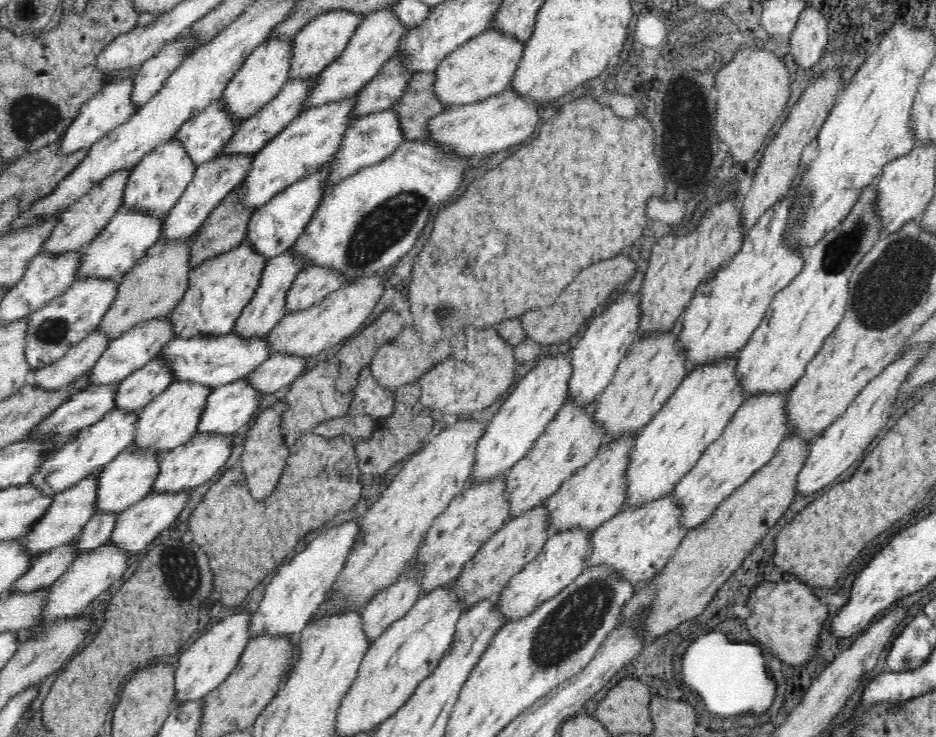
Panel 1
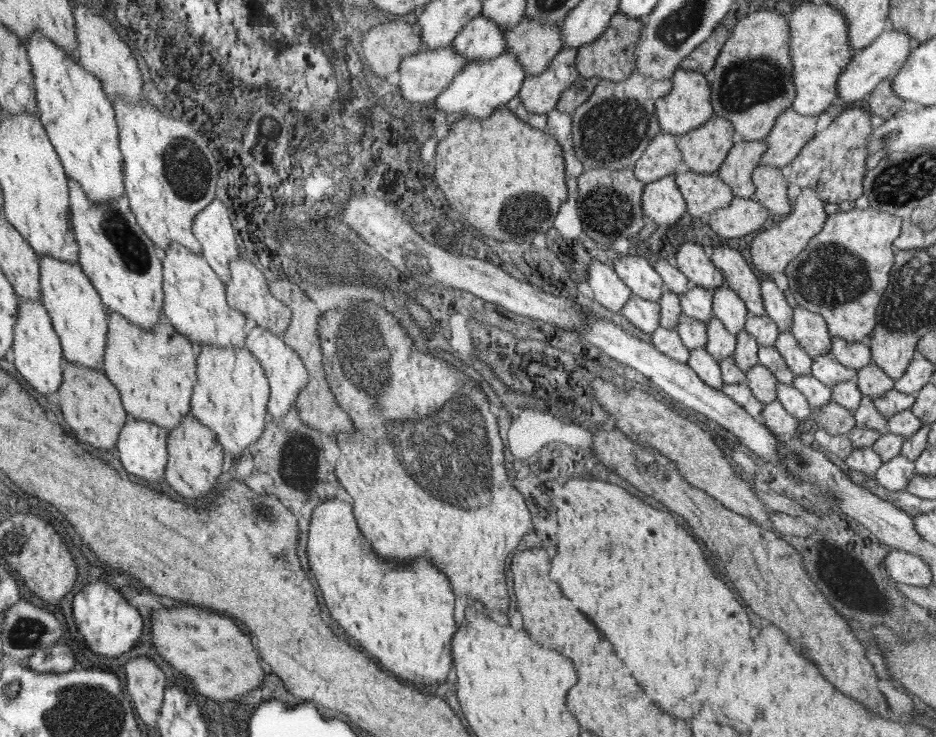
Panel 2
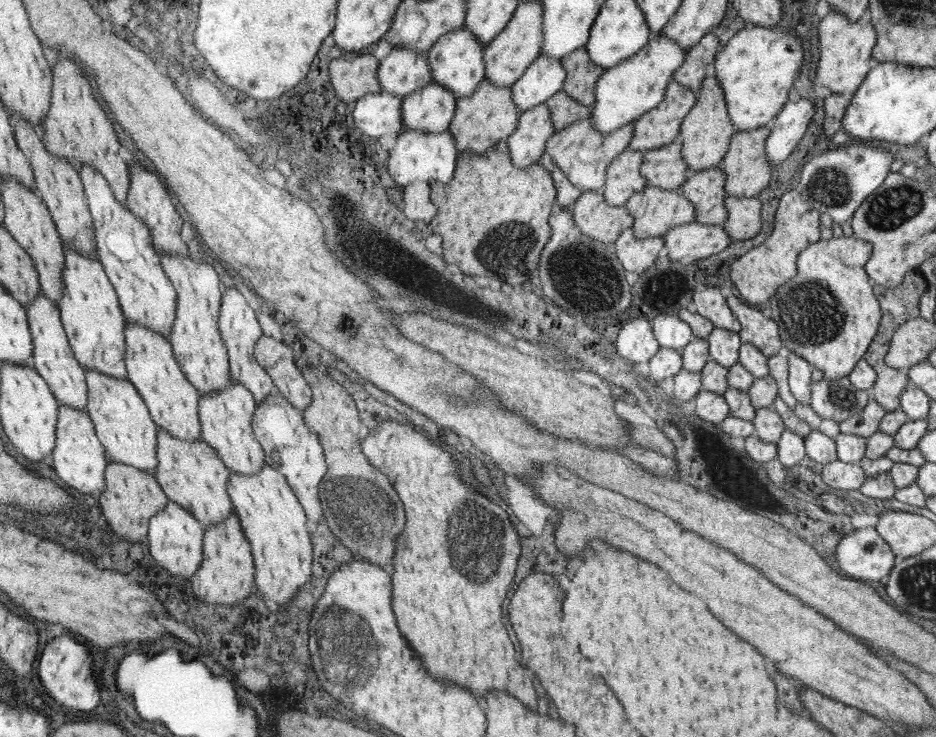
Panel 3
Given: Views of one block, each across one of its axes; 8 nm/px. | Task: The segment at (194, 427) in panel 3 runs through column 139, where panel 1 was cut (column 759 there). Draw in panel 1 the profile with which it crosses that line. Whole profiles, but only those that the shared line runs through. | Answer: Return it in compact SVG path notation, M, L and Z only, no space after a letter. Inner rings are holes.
M874 180L859 192L855 203L839 220L839 223L827 231L818 242L815 242L814 246L806 249L805 265L800 274L773 296L762 322L740 352L740 364L737 368L740 370L741 382L744 383L745 398L758 395L759 392L789 392L795 382L805 373L806 365L822 349L827 335L839 325L849 304L850 277L862 258L870 253L872 246L881 239L884 219L877 210L878 200L880 200L880 192L877 191L877 183Z

